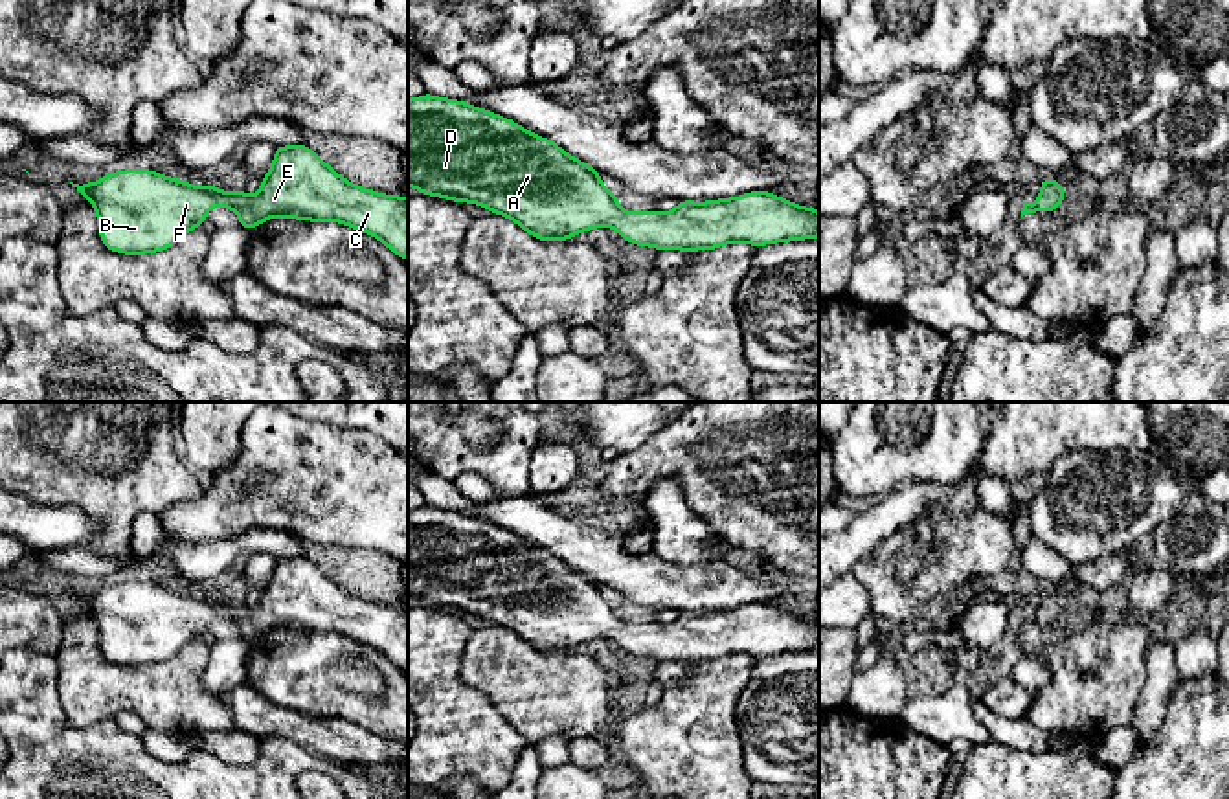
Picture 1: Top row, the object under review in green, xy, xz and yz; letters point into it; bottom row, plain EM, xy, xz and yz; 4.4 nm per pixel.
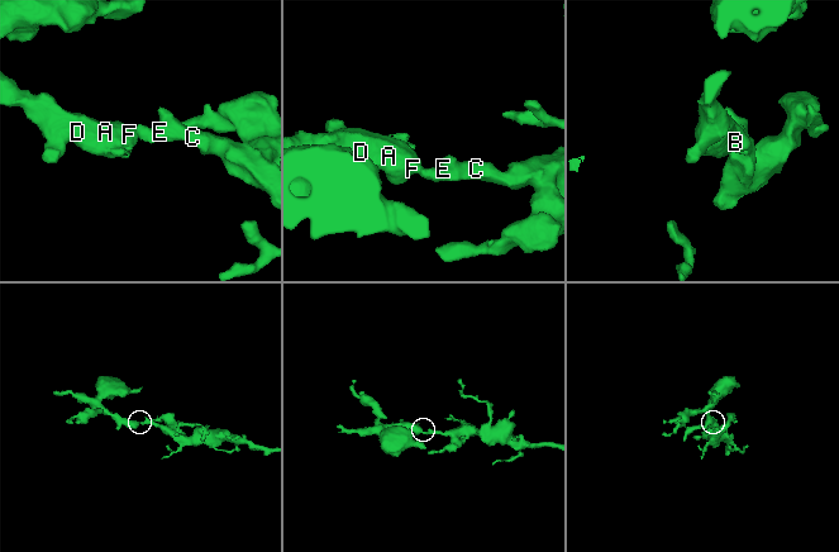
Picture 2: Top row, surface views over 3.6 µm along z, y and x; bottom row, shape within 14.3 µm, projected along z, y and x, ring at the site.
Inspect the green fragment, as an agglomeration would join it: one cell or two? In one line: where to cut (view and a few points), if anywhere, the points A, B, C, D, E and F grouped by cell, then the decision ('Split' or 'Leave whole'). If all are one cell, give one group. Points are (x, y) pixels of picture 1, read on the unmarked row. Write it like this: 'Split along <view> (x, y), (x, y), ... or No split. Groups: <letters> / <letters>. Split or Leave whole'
No split. Groups: A B C D E F. Leave whole

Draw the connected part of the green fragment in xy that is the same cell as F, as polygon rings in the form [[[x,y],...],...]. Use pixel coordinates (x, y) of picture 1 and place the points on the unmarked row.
[[[307,557],[276,558],[276,569],[255,608],[248,608],[242,601],[224,604],[211,593],[198,601],[187,591],[175,591],[136,579],[105,586],[94,595],[70,595],[92,613],[99,632],[101,652],[118,665],[162,663],[176,656],[189,641],[202,637],[211,617],[222,617],[233,621],[241,637],[250,643],[272,628],[316,634],[334,632],[377,648],[395,667],[408,670],[408,610],[402,606],[382,606],[347,593]]]

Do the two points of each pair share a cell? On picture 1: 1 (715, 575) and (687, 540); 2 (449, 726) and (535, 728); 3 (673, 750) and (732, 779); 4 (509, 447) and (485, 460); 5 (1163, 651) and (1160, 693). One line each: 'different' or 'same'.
1: different
2: different
3: same
4: same
5: same

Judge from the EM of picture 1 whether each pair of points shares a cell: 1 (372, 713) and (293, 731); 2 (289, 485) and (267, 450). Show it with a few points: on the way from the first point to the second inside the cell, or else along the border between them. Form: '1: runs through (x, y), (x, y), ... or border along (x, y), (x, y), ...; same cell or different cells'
1: border along (300, 711), (340, 717), (383, 737); different cells
2: runs through (289, 476), (276, 460); same cell

